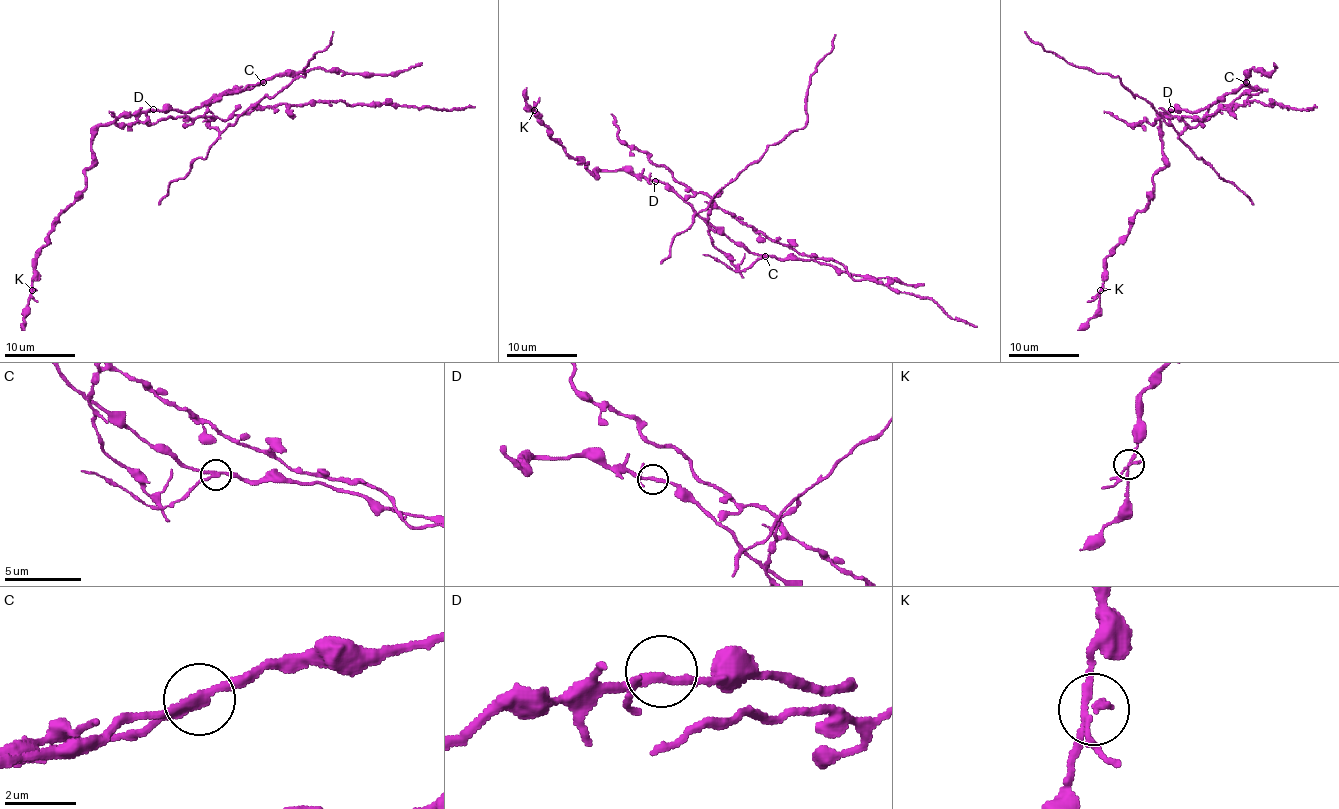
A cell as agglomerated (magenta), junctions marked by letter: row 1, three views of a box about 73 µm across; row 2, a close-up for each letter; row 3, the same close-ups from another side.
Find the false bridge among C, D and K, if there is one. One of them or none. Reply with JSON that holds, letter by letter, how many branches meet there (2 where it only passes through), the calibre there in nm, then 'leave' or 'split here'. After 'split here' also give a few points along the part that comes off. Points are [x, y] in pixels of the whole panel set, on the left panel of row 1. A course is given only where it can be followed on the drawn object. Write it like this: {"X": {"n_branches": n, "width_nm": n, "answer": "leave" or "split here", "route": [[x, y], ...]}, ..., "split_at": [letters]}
{"C": {"n_branches": 3, "width_nm": 190, "answer": "split here", "route": [[262, 82], [229, 89], [211, 100], [207, 121], [274, 105], [340, 100], [449, 110], [474, 107]]}, "D": {"n_branches": 3, "width_nm": 180, "answer": "leave"}, "K": {"n_branches": 3, "width_nm": 160, "answer": "leave"}, "split_at": ["C"]}

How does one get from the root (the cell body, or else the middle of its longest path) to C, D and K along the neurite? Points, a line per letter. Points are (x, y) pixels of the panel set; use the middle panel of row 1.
C: (734, 242), (741, 242), (752, 253), (764, 256)
D: (734, 242), (711, 226), (674, 191), (655, 181)
K: (734, 242), (662, 182), (623, 170), (600, 170), (593, 175), (587, 163), (572, 158), (550, 136), (534, 110)

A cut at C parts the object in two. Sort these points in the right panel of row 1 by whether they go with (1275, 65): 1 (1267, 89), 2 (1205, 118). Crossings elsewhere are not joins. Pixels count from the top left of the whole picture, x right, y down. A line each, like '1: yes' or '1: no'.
1: no
2: no

